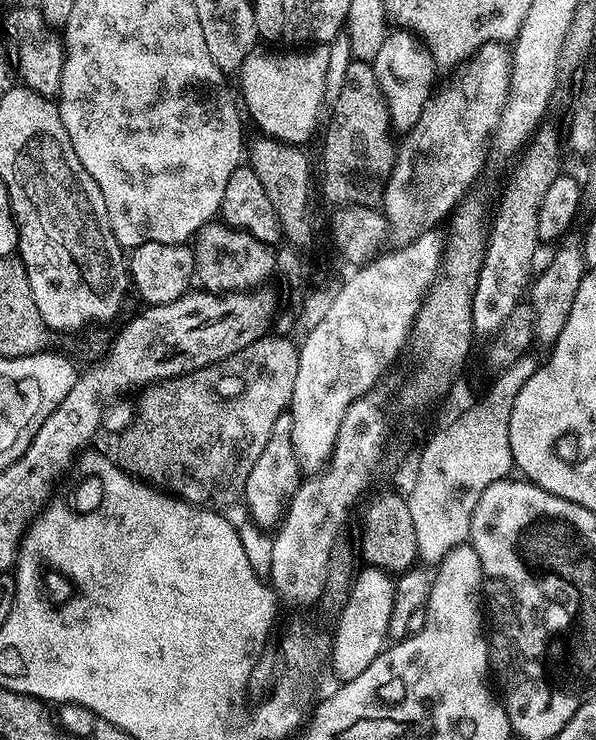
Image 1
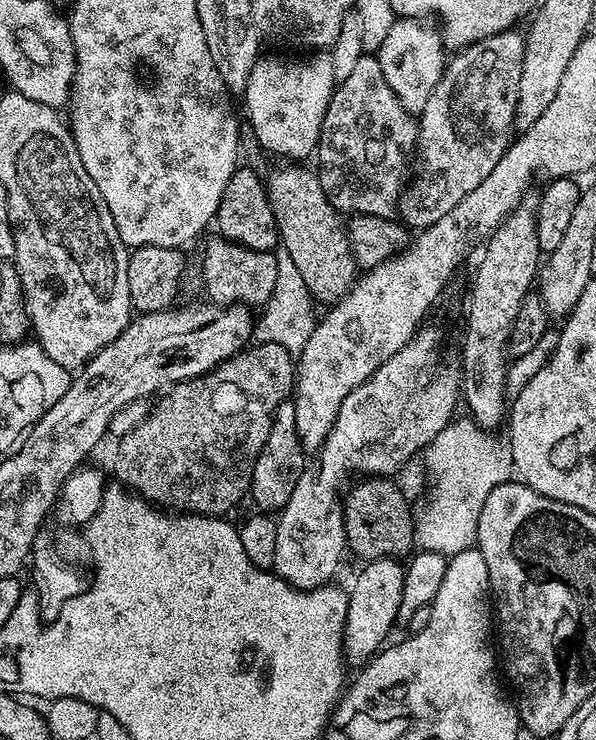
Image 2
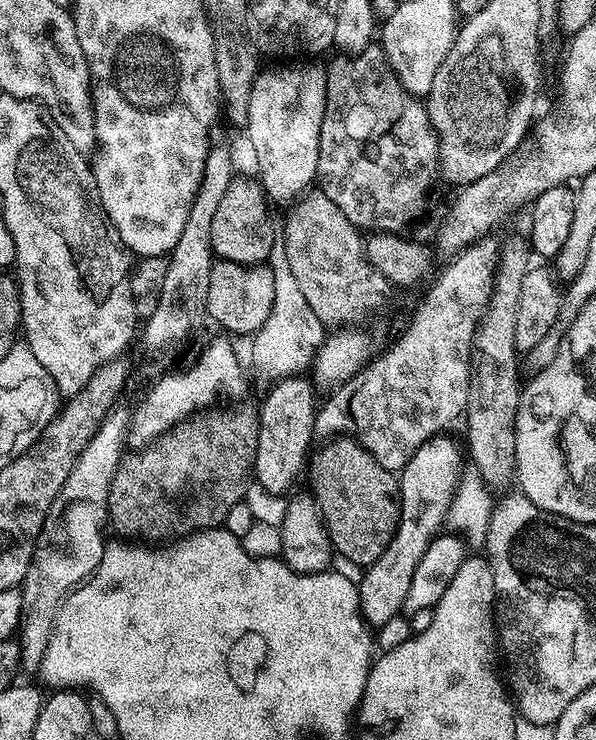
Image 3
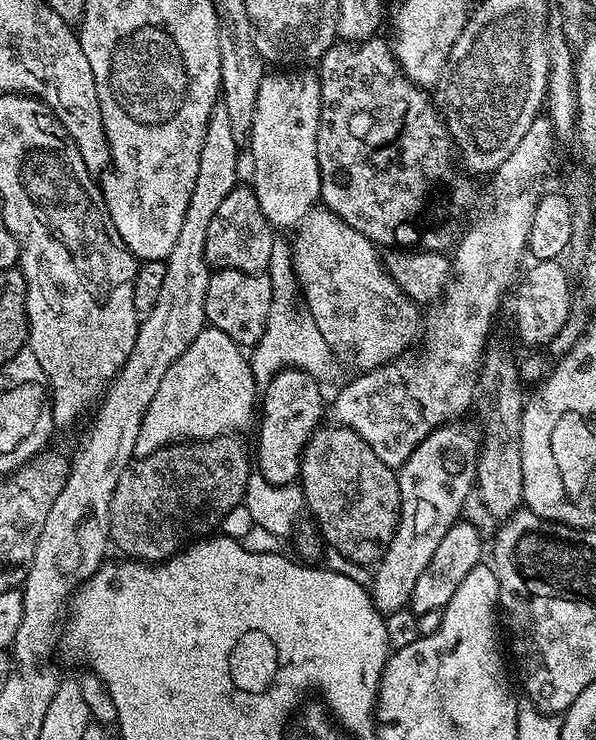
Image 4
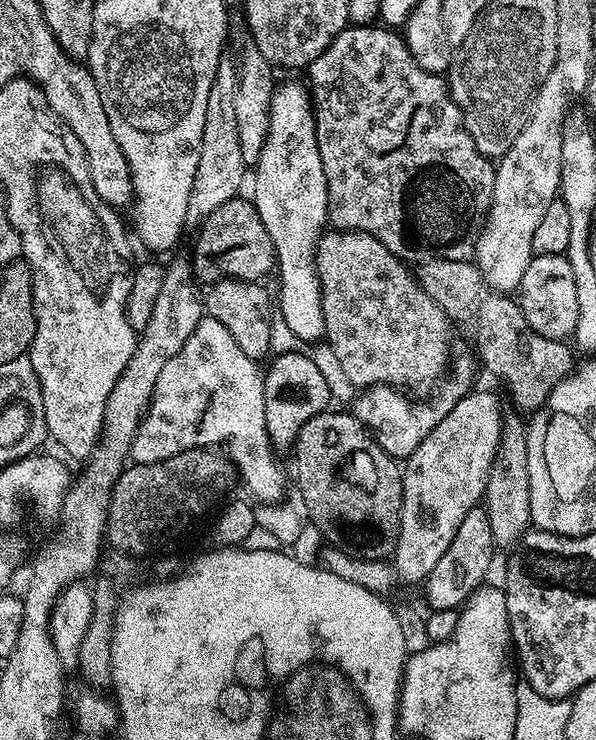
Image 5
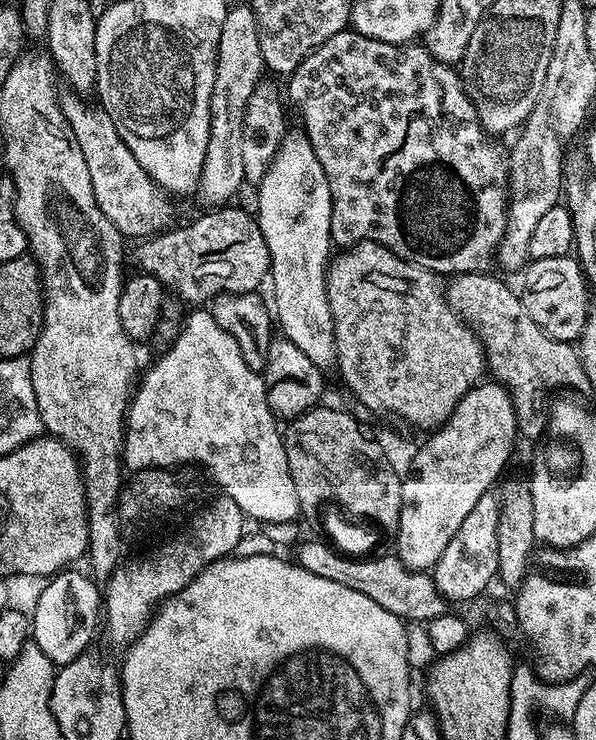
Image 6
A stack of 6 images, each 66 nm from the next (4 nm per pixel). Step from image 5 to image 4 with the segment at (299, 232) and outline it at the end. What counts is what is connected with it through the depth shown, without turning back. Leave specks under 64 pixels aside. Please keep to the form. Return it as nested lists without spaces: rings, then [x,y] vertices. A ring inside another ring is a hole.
[[[276,70],[273,74],[265,75],[262,86],[258,86],[258,102],[254,110],[254,126],[250,143],[252,143],[252,180],[251,187],[256,190],[256,197],[262,206],[262,214],[272,223],[273,229],[289,228],[295,230],[300,227],[300,223],[307,218],[308,213],[317,207],[320,200],[320,167],[318,166],[318,126],[320,125],[320,103],[322,94],[320,93],[320,78],[315,71],[304,72],[308,70]]]

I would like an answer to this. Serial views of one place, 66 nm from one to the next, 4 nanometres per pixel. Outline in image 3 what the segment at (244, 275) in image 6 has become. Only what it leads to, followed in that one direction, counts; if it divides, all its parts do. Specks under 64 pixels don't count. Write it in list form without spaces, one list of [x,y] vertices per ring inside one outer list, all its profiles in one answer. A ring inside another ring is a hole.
[[[233,175],[218,210],[214,213],[214,222],[210,222],[210,242],[213,253],[221,260],[230,260],[239,264],[263,264],[269,259],[271,247],[278,235],[272,229],[272,220],[268,217],[270,201],[264,195],[264,188],[259,179]]]

